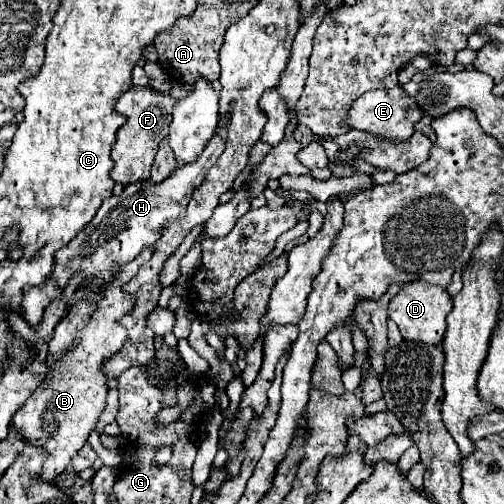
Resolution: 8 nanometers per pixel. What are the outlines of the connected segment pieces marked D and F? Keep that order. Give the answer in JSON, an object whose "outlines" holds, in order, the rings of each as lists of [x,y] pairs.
{"outlines":[[[[416,281],[416,283],[400,285],[400,291],[390,299],[388,317],[400,327],[400,333],[404,339],[438,345],[444,337],[446,315],[450,313],[450,309],[452,309],[452,299],[446,293],[446,289],[428,285],[424,281]]],[[[132,85],[132,89],[120,95],[120,99],[116,101],[116,111],[126,115],[126,123],[120,127],[116,143],[112,145],[112,159],[114,159],[112,175],[150,175],[150,167],[158,151],[158,145],[168,135],[174,105],[176,99],[162,95],[160,91],[154,91],[148,85],[146,87]]]]}

